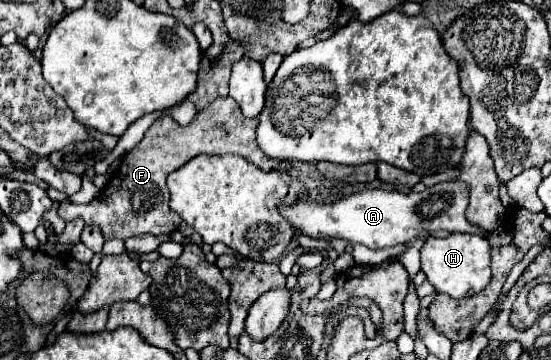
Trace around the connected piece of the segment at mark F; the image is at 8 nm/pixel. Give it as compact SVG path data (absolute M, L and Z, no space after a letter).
M218 98L208 110L200 112L200 118L194 118L188 126L180 126L170 116L158 118L148 132L144 134L142 142L132 148L120 162L120 168L112 174L106 188L94 198L90 204L72 204L60 202L58 216L66 222L82 218L86 226L100 228L106 240L118 238L126 240L130 236L166 236L172 234L180 226L180 218L174 210L170 210L168 202L156 202L156 192L166 192L166 176L186 162L196 158L198 154L236 154L246 158L248 162L256 164L262 170L278 170L284 168L282 162L268 158L258 142L256 142L256 126L258 118L244 118L240 106L230 98Z

